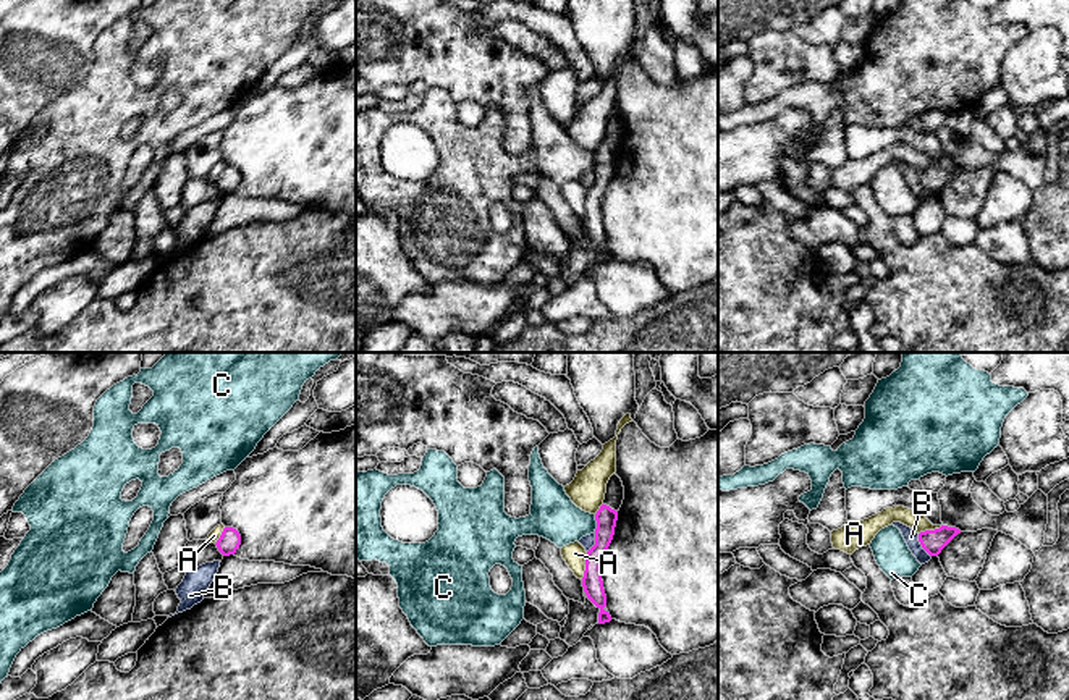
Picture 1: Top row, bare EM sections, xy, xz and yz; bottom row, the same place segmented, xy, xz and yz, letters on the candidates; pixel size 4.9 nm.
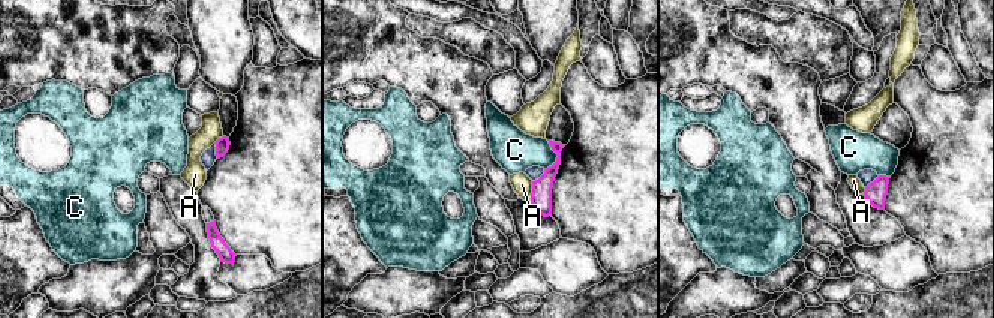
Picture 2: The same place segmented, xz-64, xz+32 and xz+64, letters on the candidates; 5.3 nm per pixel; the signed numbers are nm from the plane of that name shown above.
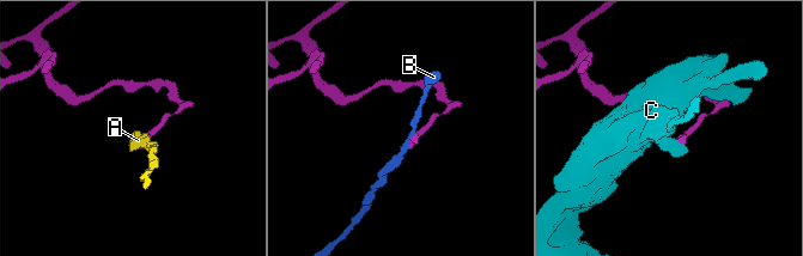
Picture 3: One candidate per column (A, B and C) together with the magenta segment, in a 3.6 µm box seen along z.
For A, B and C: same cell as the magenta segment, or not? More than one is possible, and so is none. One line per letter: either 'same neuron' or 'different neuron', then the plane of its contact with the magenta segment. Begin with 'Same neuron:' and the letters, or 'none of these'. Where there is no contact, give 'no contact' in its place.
Same neuron: none of these
A: different neuron; meets magenta in xz
B: different neuron; meets magenta in yz
C: different neuron; meets magenta in xz

